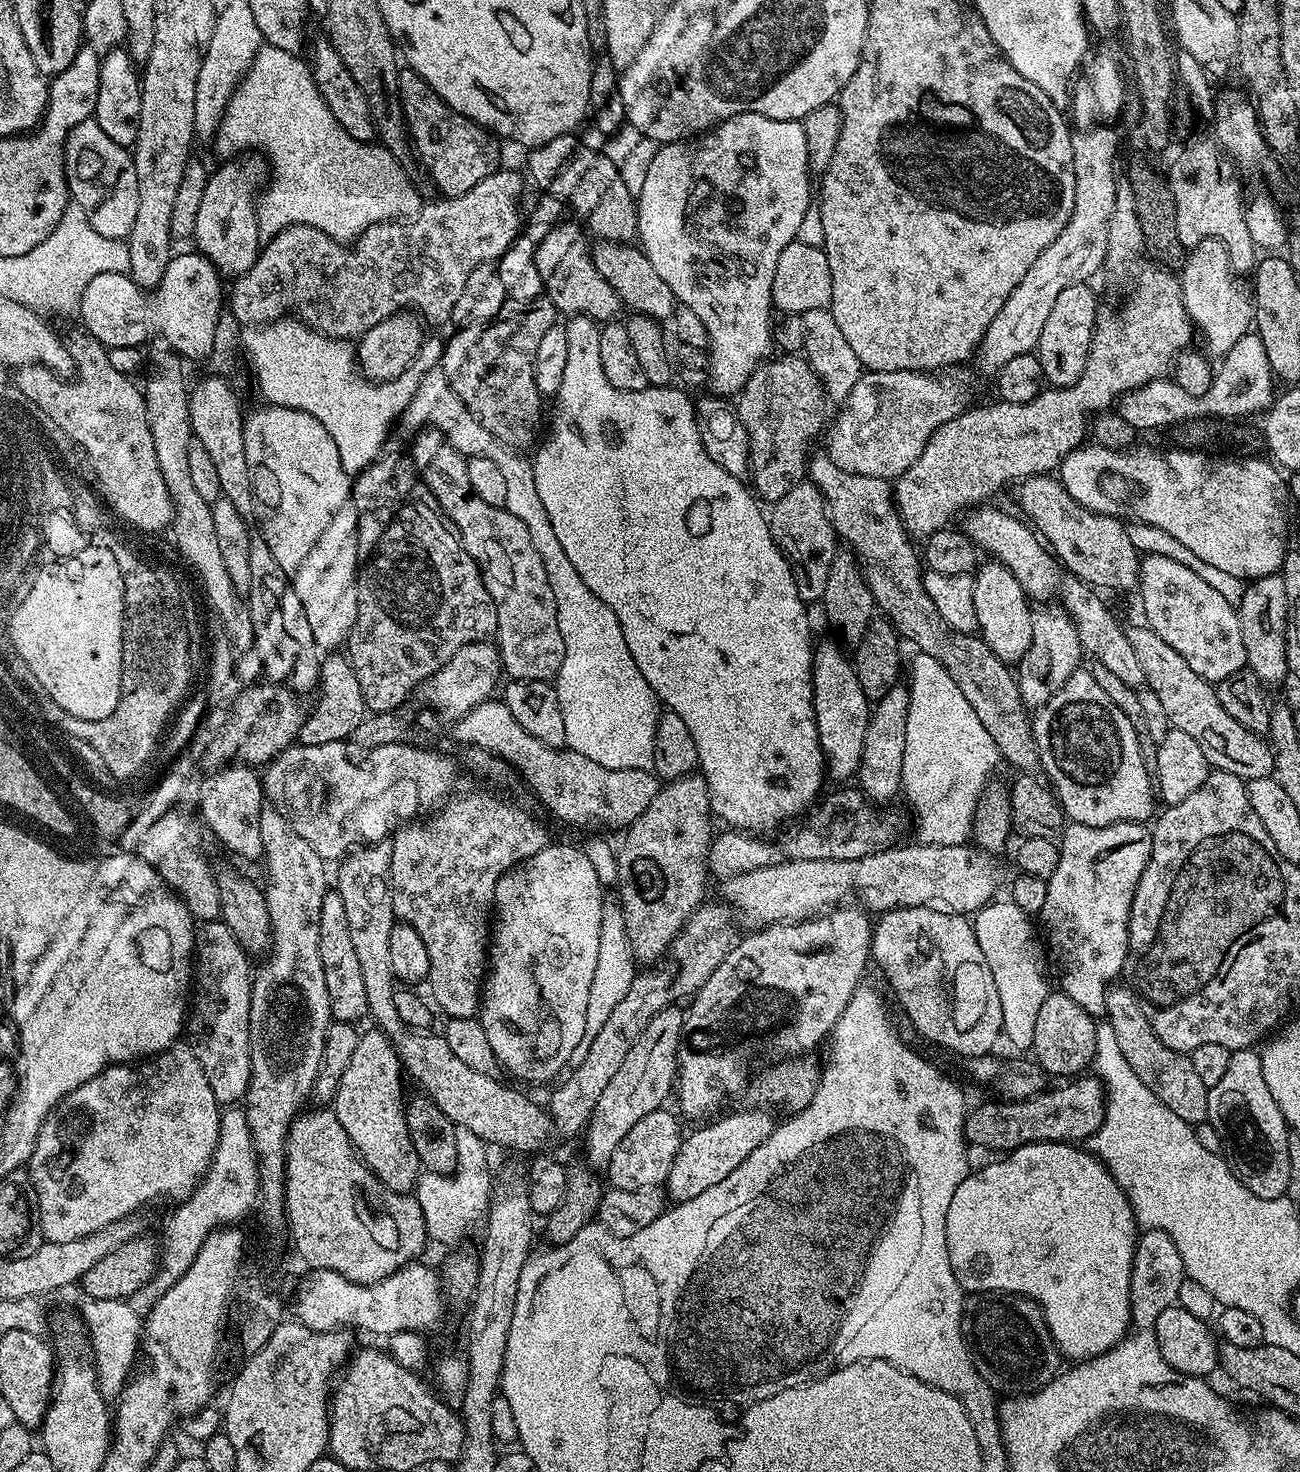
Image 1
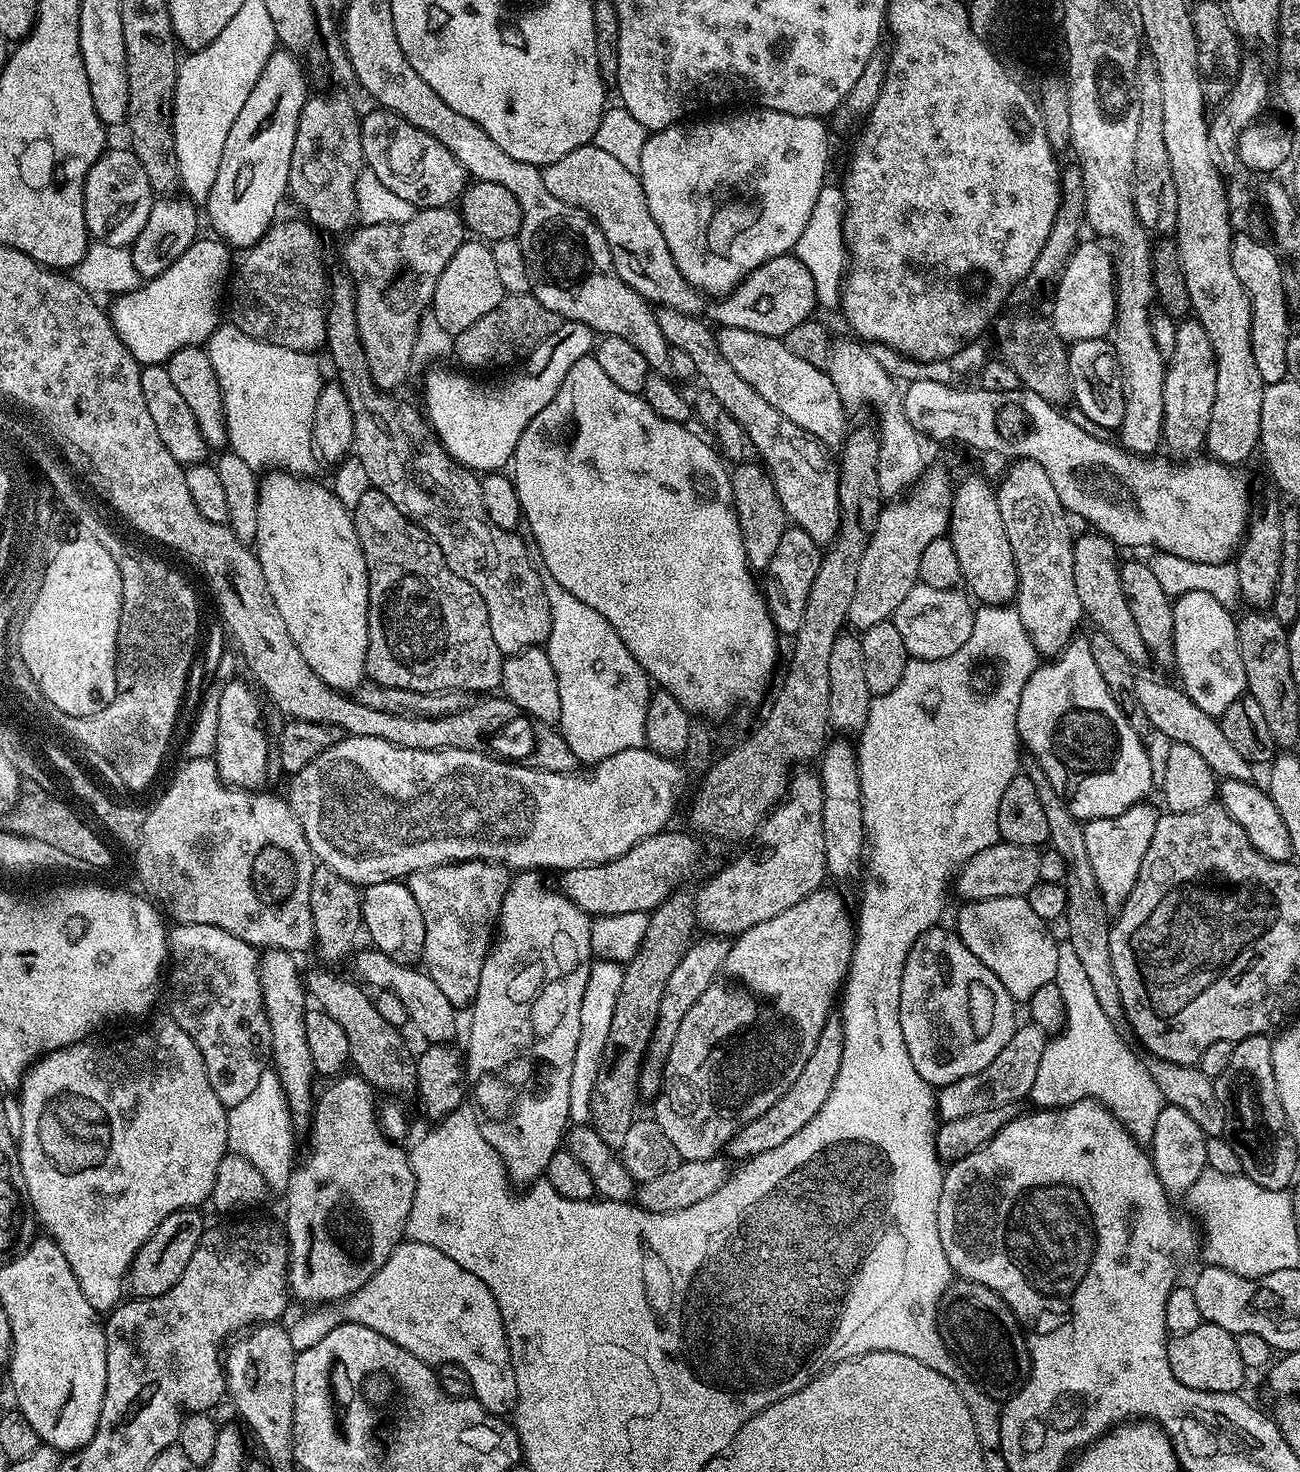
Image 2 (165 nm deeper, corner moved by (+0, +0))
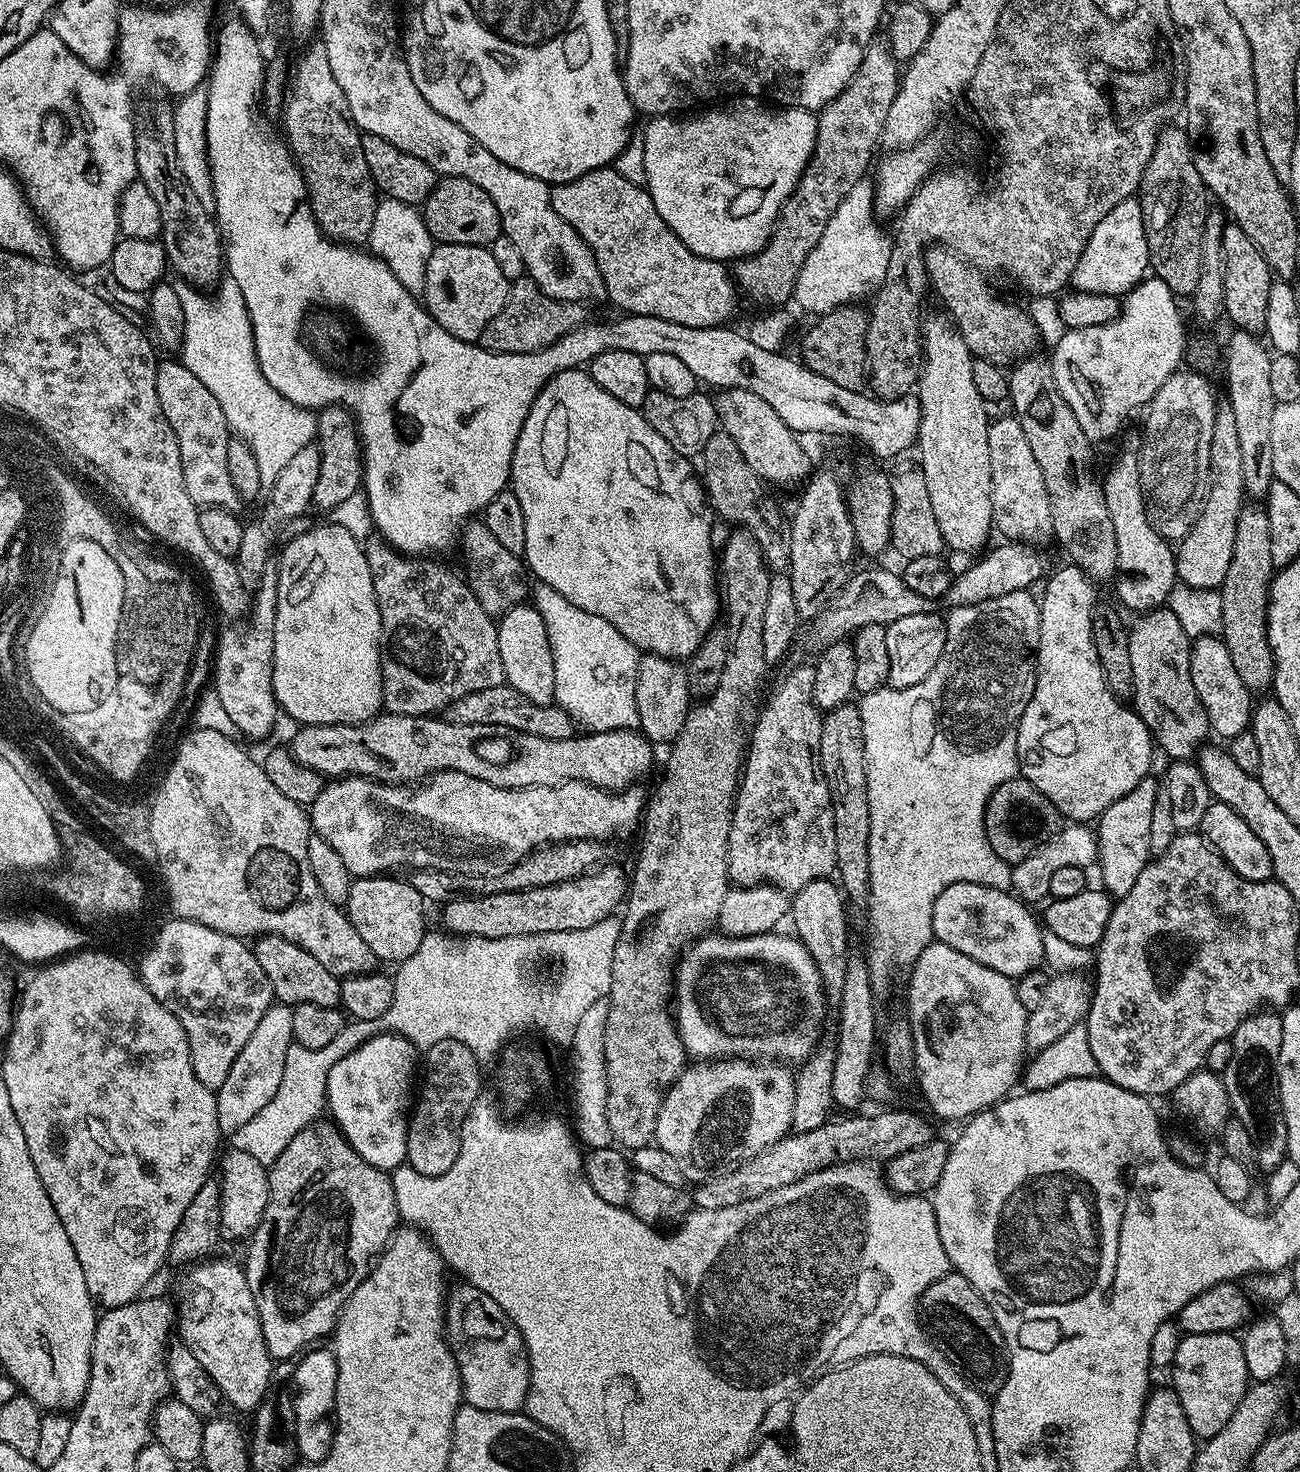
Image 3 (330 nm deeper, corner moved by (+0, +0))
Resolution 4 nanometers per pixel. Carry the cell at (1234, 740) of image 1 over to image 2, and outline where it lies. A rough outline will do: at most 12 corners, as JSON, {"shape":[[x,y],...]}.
{"shape":[[1095,530],[1072,541],[1074,586],[1092,628],[1133,666],[1149,663],[1122,590],[1117,545]]}

